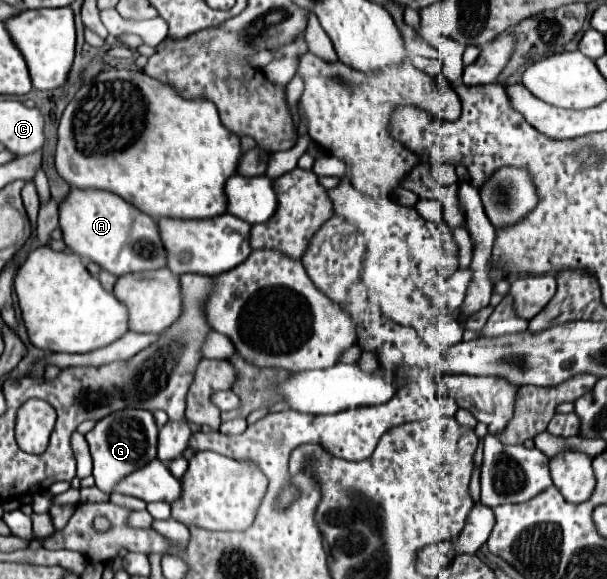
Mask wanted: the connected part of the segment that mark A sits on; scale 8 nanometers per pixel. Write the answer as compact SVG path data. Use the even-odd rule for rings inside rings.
M71 188L67 200L59 206L59 226L71 252L89 258L115 276L167 268L167 254L157 222L117 194Z

